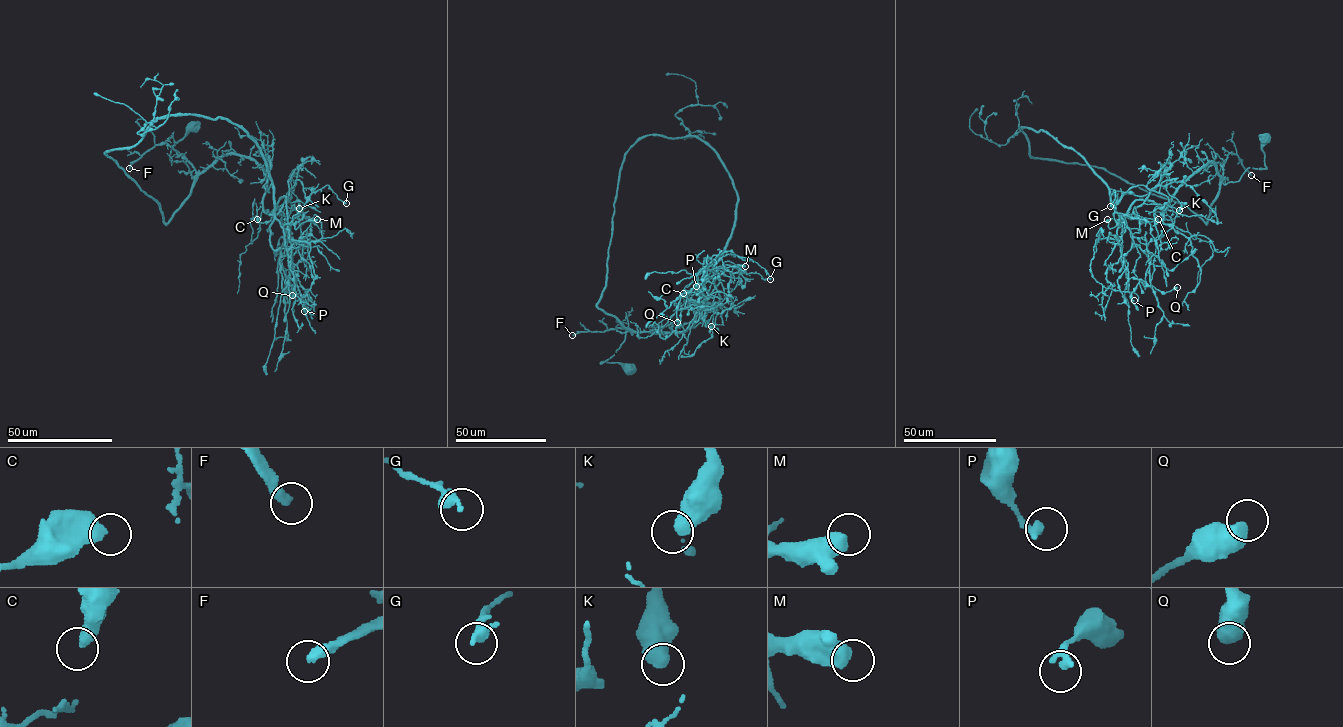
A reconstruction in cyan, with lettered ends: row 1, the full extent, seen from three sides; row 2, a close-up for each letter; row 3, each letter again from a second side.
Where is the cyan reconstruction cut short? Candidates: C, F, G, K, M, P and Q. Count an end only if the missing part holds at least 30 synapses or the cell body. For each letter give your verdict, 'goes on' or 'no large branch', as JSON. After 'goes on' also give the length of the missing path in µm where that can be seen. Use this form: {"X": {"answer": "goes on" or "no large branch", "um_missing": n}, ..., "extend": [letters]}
{"C": {"answer": "no large branch"}, "F": {"answer": "goes on", "um_missing": 80}, "G": {"answer": "no large branch"}, "K": {"answer": "no large branch"}, "M": {"answer": "no large branch"}, "P": {"answer": "no large branch"}, "Q": {"answer": "no large branch"}, "extend": ["F"]}

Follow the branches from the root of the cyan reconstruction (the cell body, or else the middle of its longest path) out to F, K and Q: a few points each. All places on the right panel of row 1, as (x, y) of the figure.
F: (1264, 139), (1266, 168), (1249, 167), (1238, 181), (1221, 181), (1222, 166), (1230, 153), (1238, 155), (1251, 175)
K: (1264, 139), (1266, 168), (1224, 184), (1207, 163), (1162, 214), (1168, 199), (1147, 187), (1152, 177), (1179, 210)
Q: (1264, 139), (1266, 168), (1224, 184), (1207, 163), (1161, 213), (1173, 227), (1156, 237), (1150, 284), (1177, 287)

